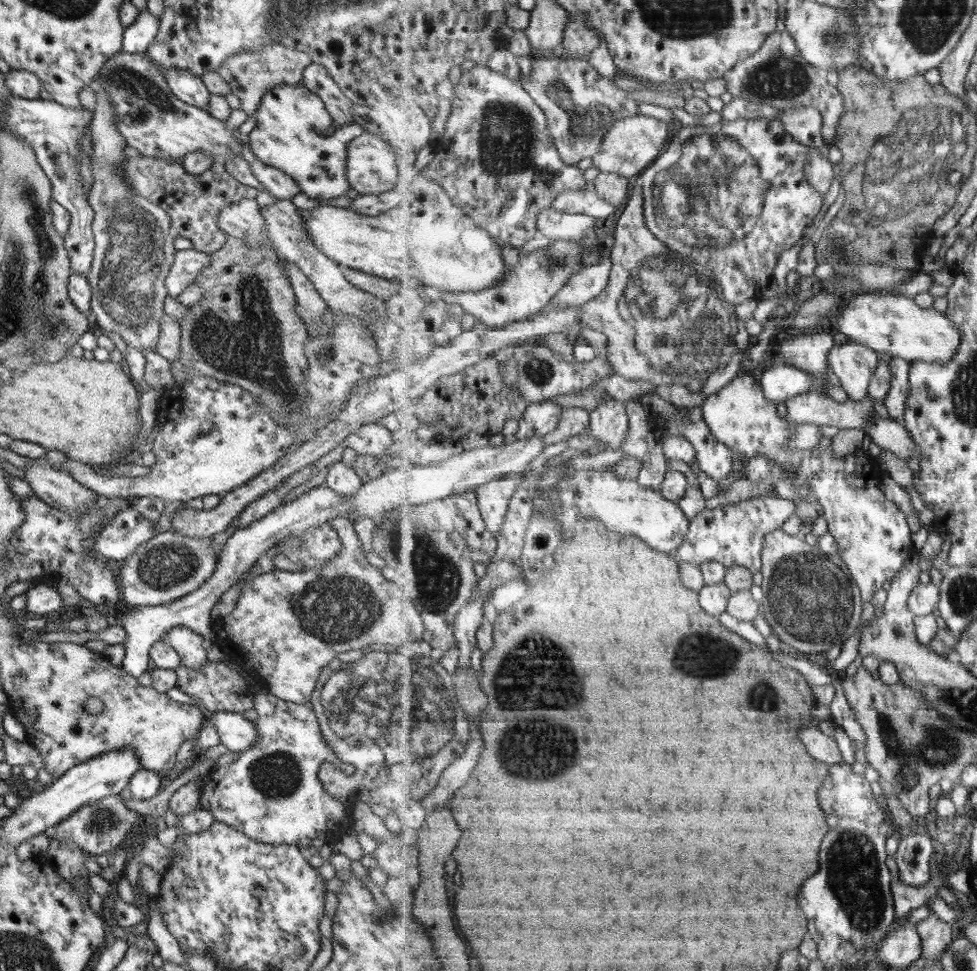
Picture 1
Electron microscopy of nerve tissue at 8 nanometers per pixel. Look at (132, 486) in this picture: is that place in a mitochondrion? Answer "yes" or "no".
no

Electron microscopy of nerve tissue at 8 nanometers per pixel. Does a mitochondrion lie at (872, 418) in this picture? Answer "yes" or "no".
no

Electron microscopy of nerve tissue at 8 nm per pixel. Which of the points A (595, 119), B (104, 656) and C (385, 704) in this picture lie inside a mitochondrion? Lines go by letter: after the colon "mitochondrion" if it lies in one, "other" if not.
A: mitochondrion
B: other
C: mitochondrion

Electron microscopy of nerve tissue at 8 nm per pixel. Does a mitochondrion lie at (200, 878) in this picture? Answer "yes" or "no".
yes

